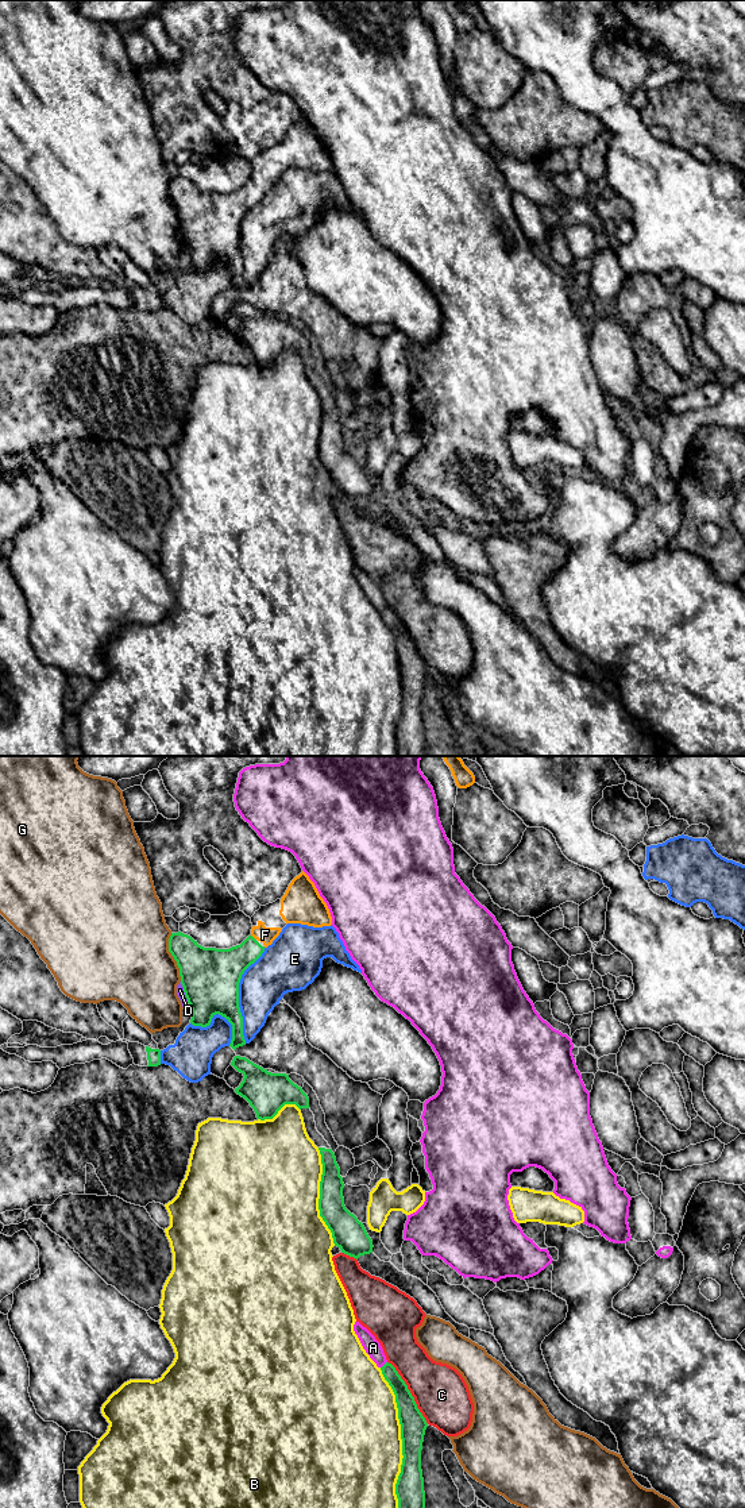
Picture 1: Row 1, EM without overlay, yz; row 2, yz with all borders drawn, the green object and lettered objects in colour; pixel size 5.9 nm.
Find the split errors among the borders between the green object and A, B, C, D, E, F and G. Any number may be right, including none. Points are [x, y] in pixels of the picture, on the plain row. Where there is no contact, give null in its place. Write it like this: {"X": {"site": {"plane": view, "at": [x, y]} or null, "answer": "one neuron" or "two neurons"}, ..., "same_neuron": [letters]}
{"A": {"site": {"plane": "yz", "at": [383, 609]}, "answer": "two neurons"}, "B": {"site": {"plane": "yz", "at": [401, 682]}, "answer": "two neurons"}, "C": {"site": {"plane": "yz", "at": [409, 636]}, "answer": "two neurons"}, "D": {"site": {"plane": "yz", "at": [184, 235]}, "answer": "two neurons"}, "E": {"site": {"plane": "yz", "at": [238, 239]}, "answer": "two neurons"}, "F": {"site": {"plane": "yz", "at": [253, 181]}, "answer": "one neuron"}, "G": {"site": {"plane": "yz", "at": [173, 200]}, "answer": "two neurons"}, "same_neuron": ["F"]}

